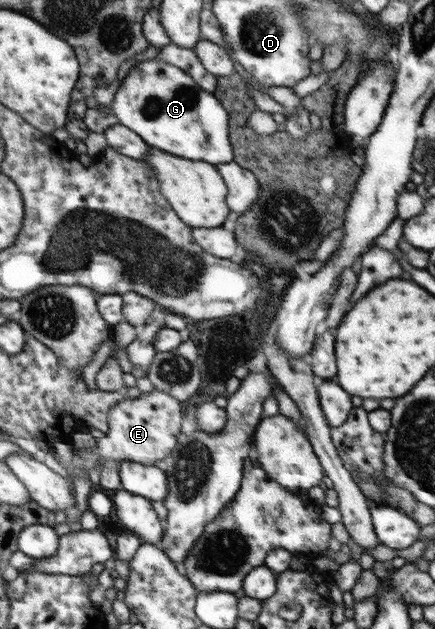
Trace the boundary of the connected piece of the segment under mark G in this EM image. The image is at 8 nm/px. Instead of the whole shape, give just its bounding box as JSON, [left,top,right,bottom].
[111,57,234,165]

